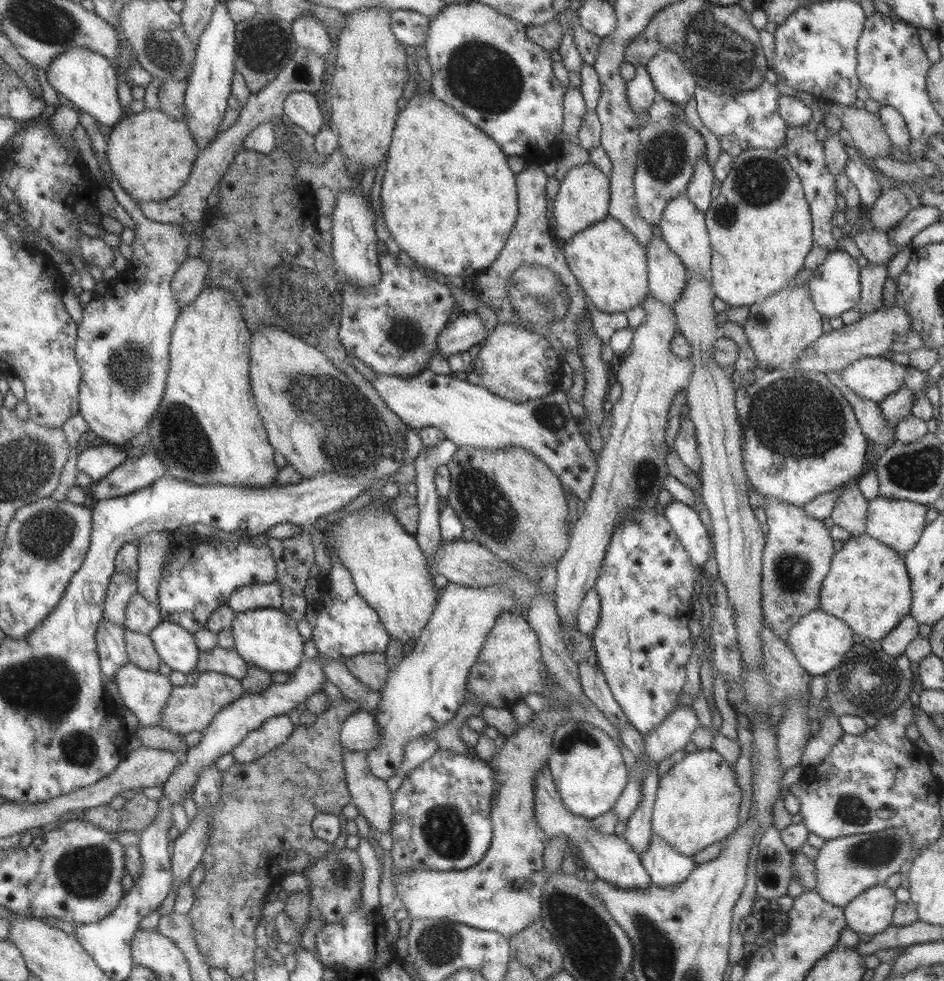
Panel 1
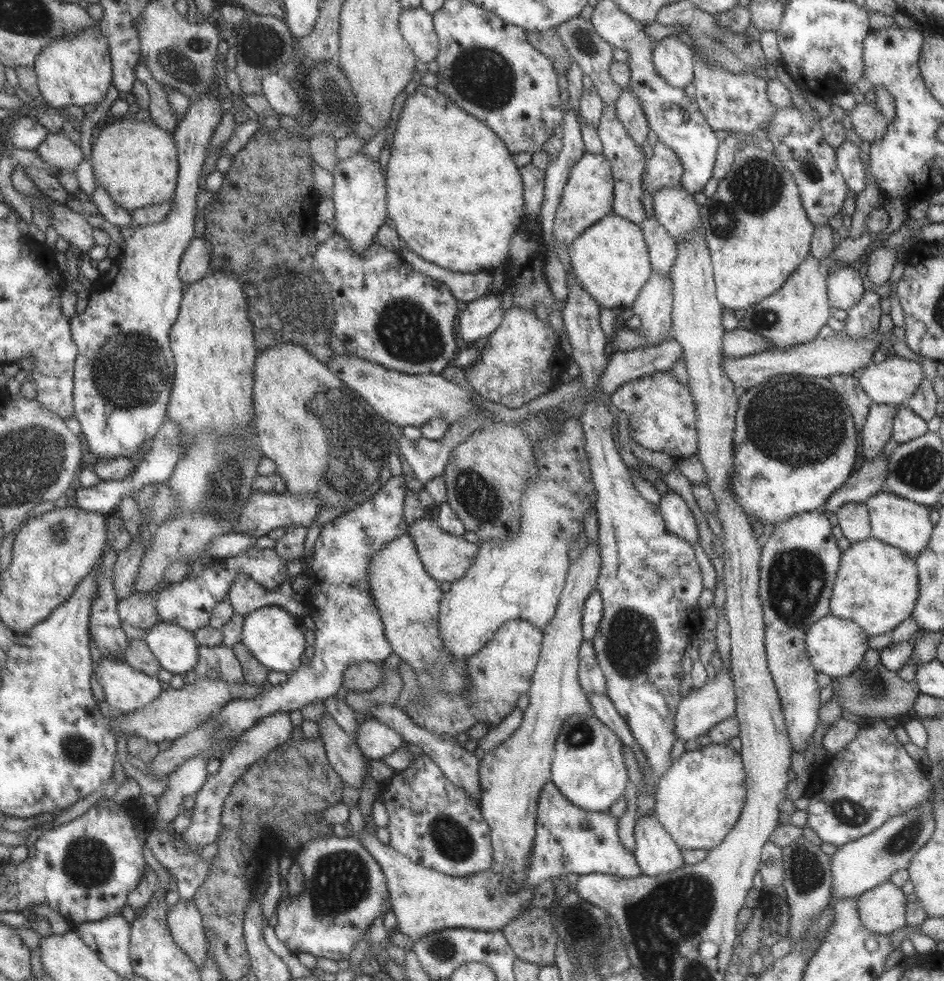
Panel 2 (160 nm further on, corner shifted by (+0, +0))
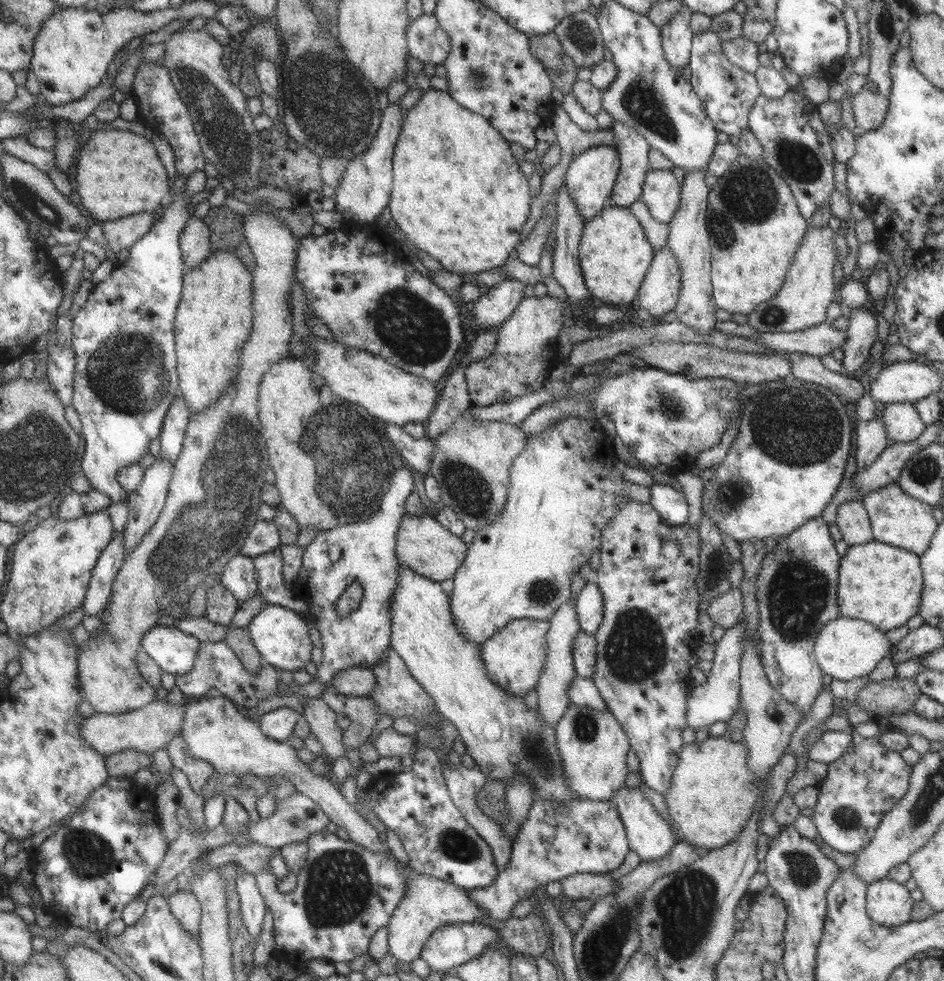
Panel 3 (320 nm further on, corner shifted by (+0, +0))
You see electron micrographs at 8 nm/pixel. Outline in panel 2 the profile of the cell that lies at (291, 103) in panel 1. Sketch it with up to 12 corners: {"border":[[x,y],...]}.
{"border":[[281,73],[260,83],[276,113],[292,118],[302,113],[302,98]]}

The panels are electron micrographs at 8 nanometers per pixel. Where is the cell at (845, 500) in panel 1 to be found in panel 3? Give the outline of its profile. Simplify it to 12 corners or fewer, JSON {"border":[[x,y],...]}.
{"border":[[861,501],[841,503],[834,524],[847,546],[873,540]]}

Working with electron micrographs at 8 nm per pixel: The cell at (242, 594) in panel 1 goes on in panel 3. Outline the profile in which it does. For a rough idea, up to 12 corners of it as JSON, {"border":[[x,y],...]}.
{"border":[[234,554],[219,581],[239,603],[258,590],[252,557]]}

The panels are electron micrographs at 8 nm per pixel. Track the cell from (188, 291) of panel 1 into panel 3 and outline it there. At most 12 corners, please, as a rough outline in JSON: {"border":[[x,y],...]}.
{"border":[[193,215],[178,243],[185,270],[212,253],[209,229]]}

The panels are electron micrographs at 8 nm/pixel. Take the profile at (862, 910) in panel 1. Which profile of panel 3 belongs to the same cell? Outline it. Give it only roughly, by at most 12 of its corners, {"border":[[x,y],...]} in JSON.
{"border":[[881,878],[866,887],[873,924],[910,921],[914,901],[904,885]]}

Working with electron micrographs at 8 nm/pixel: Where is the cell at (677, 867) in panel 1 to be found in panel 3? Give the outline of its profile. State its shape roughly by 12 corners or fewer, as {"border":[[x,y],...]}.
{"border":[[624,784],[610,800],[628,847],[641,861],[665,856],[669,825],[639,787]]}

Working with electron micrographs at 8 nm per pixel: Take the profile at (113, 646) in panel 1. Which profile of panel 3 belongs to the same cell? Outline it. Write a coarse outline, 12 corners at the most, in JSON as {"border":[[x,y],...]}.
{"border":[[122,532],[101,551],[82,602],[85,616],[106,607],[126,555]]}

